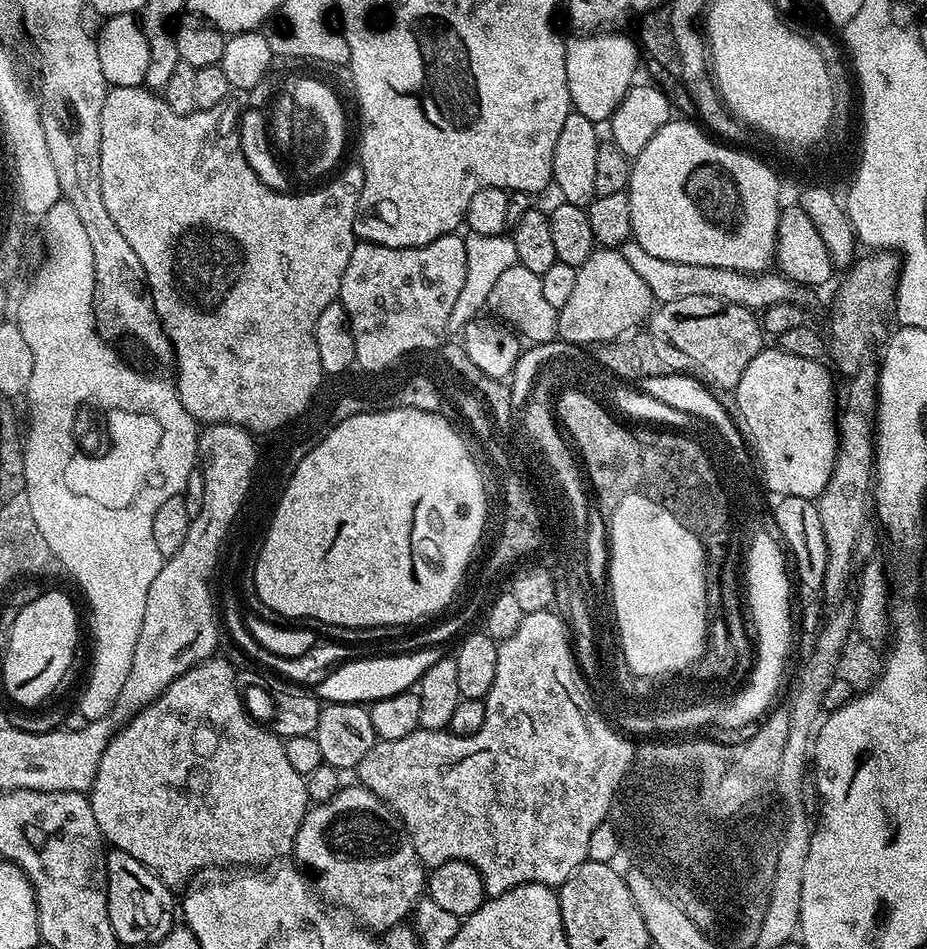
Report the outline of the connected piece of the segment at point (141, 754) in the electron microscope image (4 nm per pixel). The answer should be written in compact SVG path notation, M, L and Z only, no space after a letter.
M213 658L204 660L198 666L186 670L186 674L174 678L174 682L170 682L170 686L166 686L166 690L154 701L154 703L146 705L141 712L136 713L131 720L127 721L127 723L113 735L112 739L109 740L106 750L98 762L96 777L90 789L90 799L92 801L92 809L94 810L94 822L98 822L98 830L103 834L105 841L107 841L115 851L130 854L130 858L138 858L138 862L142 862L142 866L149 868L166 887L172 887L175 890L183 889L185 885L191 881L193 876L205 870L220 870L225 866L268 866L273 862L279 861L281 858L291 857L296 846L296 839L298 838L298 826L302 826L302 818L306 815L310 807L310 801L307 794L307 782L302 774L298 774L298 770L294 770L294 766L290 766L290 762L286 758L284 740L277 736L276 733L272 731L271 727L261 724L260 721L254 719L252 715L249 714L247 708L244 707L242 688L238 680L236 684L235 670L232 669L226 661L220 659L221 658Z

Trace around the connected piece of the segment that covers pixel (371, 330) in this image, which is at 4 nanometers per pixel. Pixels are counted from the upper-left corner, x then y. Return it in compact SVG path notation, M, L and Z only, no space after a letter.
M449 234L438 238L434 242L430 242L426 246L418 246L417 248L391 248L381 244L357 243L354 254L350 254L350 262L346 262L346 274L342 274L342 286L338 297L339 303L343 304L344 309L348 311L348 321L354 334L356 364L367 373L371 369L377 370L378 367L400 360L399 349L407 349L410 353L430 349L430 320L432 320L432 312L434 310L436 312L450 312L450 310L454 310L454 302L462 290L462 282L466 282L466 246L464 245L463 235Z

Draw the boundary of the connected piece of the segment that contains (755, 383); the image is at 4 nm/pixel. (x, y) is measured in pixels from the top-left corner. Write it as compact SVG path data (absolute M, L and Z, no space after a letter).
M768 346L756 355L750 366L746 366L734 390L735 411L738 416L740 411L739 419L754 449L759 475L764 475L763 487L768 487L773 497L793 496L815 501L822 494L826 482L830 482L836 461L838 400L832 397L832 376L822 365L820 360L802 358L779 346Z

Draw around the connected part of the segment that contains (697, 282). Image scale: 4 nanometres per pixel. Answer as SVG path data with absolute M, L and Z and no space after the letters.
M629 238L625 244L620 245L618 250L622 254L622 258L626 258L626 262L630 262L630 267L637 272L638 278L642 278L642 282L646 282L646 290L650 290L653 301L660 304L674 302L678 298L691 298L697 294L710 294L710 298L722 298L722 302L734 302L753 310L763 310L778 302L804 302L809 292L805 285L795 284L783 274L772 276L771 271L753 274L738 270L726 270L722 266L690 266L690 262L666 262L666 258L657 258L654 254L642 250L642 246L634 238Z

